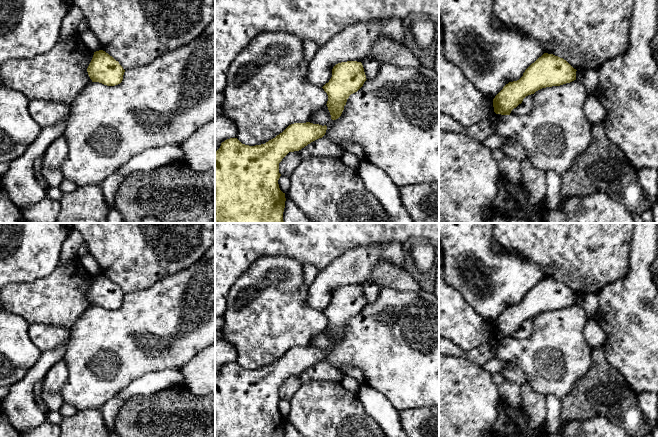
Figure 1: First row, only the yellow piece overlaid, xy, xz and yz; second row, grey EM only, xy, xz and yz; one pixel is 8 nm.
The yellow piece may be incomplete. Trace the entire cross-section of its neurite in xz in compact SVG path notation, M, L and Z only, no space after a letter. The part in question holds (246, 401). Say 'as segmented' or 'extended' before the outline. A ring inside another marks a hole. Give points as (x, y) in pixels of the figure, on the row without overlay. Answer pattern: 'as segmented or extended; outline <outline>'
as segmented; outline M294 347L265 368L249 370L237 362L222 366L215 376L215 437L283 437L286 422L278 408L279 387L289 376L322 362L326 354L326 349Z

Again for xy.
as segmented; outline M99 274L94 276L87 296L92 306L115 310L122 306L125 294L112 280Z

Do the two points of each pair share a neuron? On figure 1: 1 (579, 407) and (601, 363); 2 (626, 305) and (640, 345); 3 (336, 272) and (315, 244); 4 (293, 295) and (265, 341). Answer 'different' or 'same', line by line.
1: same
2: same
3: different
4: same

